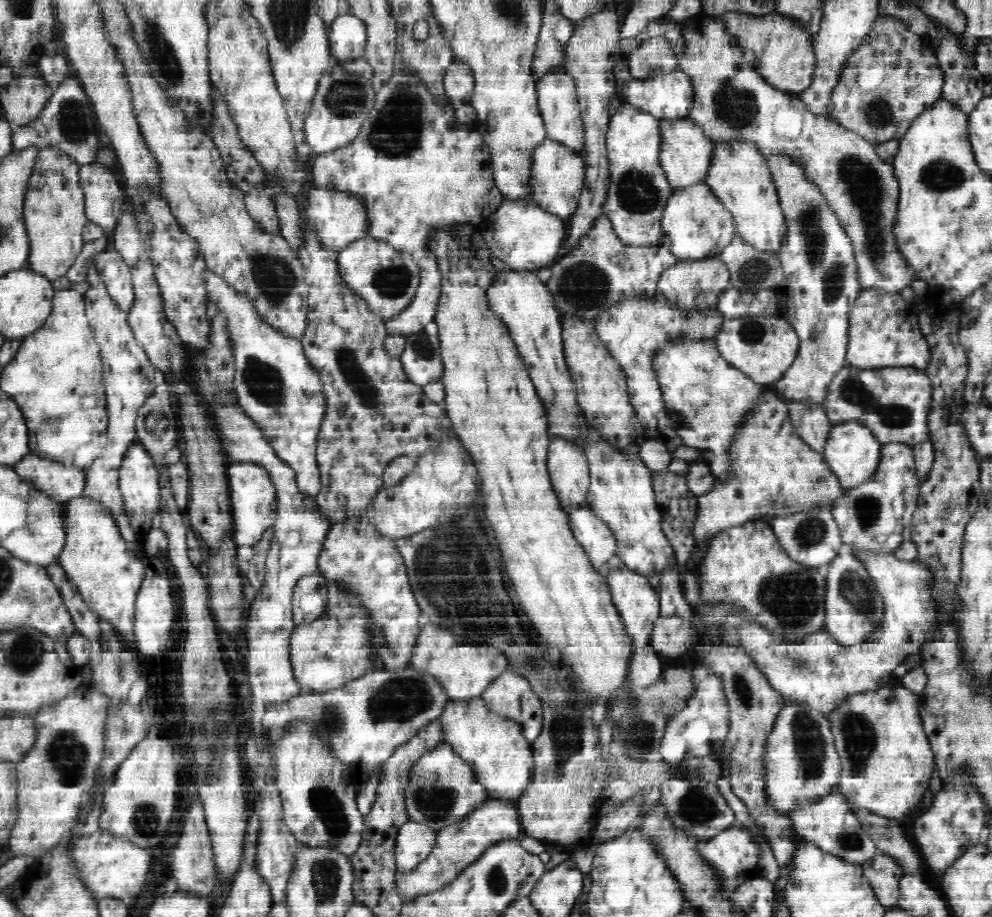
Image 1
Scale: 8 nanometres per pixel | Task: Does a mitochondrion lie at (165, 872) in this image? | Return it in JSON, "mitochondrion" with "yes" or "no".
{"mitochondrion":"no"}

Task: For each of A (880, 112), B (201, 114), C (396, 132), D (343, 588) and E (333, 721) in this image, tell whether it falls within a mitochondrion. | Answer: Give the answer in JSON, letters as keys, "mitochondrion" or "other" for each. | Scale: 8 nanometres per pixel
{"A":"mitochondrion","B":"other","C":"mitochondrion","D":"other","E":"mitochondrion"}

